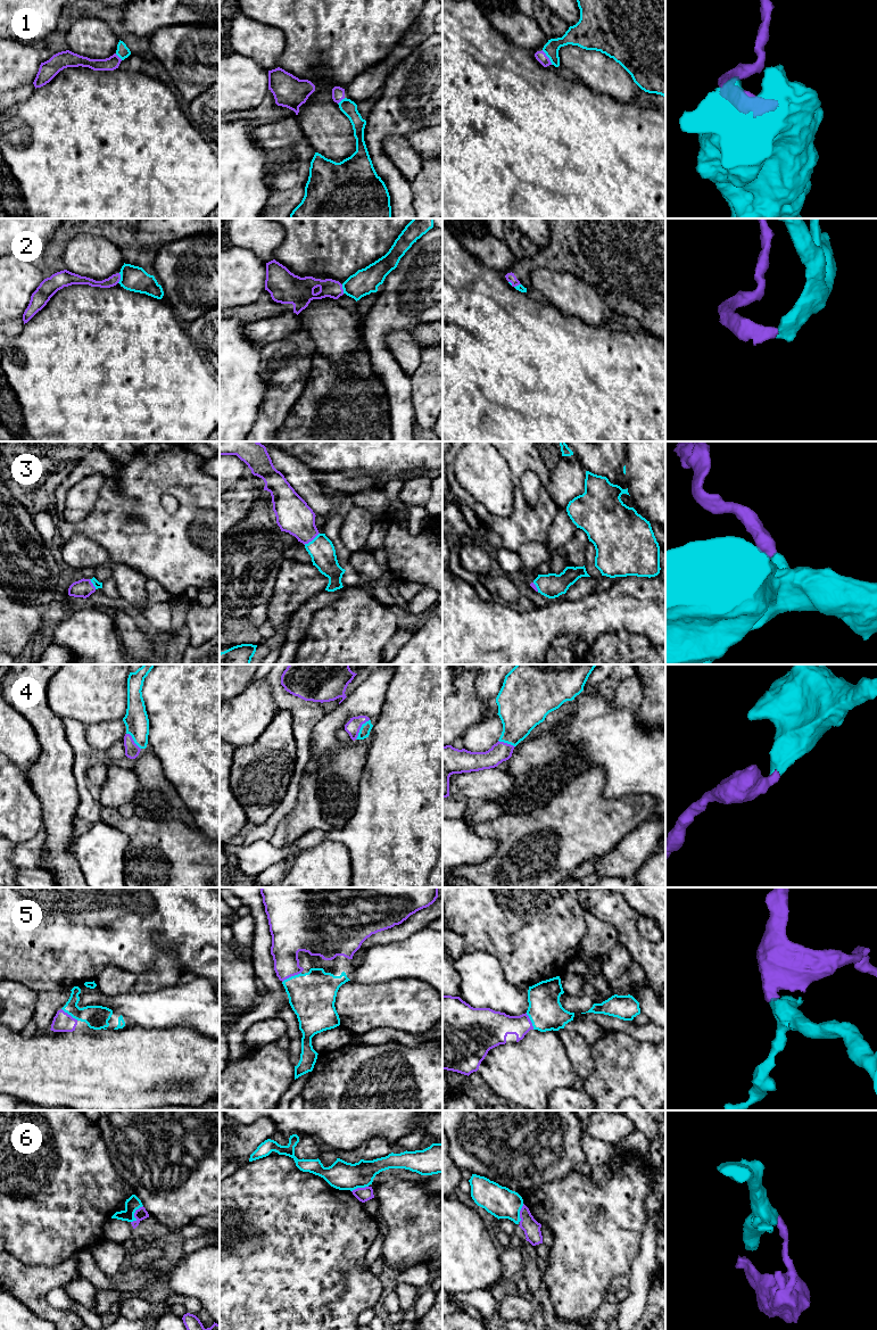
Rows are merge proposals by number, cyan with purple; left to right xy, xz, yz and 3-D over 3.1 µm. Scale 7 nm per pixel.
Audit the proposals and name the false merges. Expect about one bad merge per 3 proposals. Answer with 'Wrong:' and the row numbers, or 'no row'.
Wrong: 2, 6

